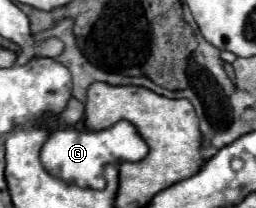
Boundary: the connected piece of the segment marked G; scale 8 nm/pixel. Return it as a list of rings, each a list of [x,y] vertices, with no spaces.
[[[117,121],[113,127],[101,129],[101,131],[89,131],[89,129],[53,129],[45,141],[45,145],[41,147],[41,163],[45,167],[47,173],[51,173],[53,177],[65,181],[65,183],[73,183],[79,187],[91,187],[91,189],[105,189],[105,177],[103,177],[103,169],[109,163],[137,163],[141,161],[145,155],[149,153],[147,143],[143,141],[143,137],[139,135],[139,131],[135,129],[135,125],[131,125],[129,121]]]

